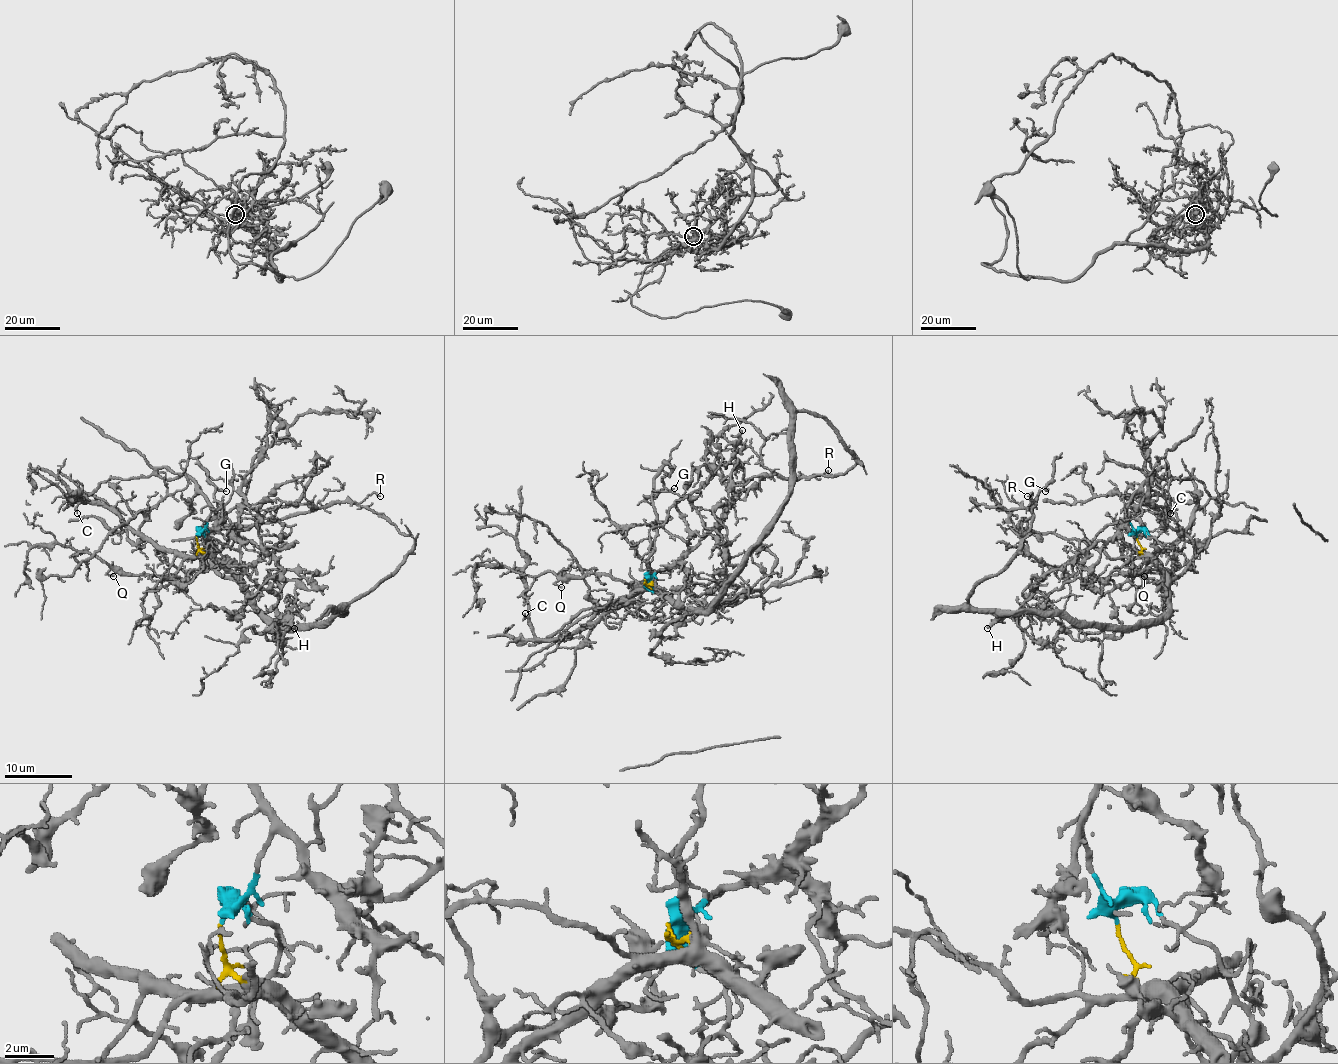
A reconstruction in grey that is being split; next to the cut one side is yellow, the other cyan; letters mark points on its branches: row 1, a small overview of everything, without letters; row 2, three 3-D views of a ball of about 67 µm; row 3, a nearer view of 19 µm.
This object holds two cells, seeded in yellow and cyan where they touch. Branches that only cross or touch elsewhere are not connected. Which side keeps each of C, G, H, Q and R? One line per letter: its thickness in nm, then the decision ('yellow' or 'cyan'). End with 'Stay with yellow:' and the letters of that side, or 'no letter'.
C: calibre 120 nm; yellow
G: calibre 130 nm; yellow
H: calibre 280 nm; cyan
Q: calibre 130 nm; yellow
R: calibre 110 nm; yellow
Stay with yellow: C, G, Q, R

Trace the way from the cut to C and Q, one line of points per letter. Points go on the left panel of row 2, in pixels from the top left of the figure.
C: (197, 537), (199, 556), (175, 556), (136, 534), (107, 508), (81, 501), (76, 513)
Q: (197, 537), (202, 552), (189, 556), (173, 573), (119, 575), (110, 569), (107, 573), (114, 576)

